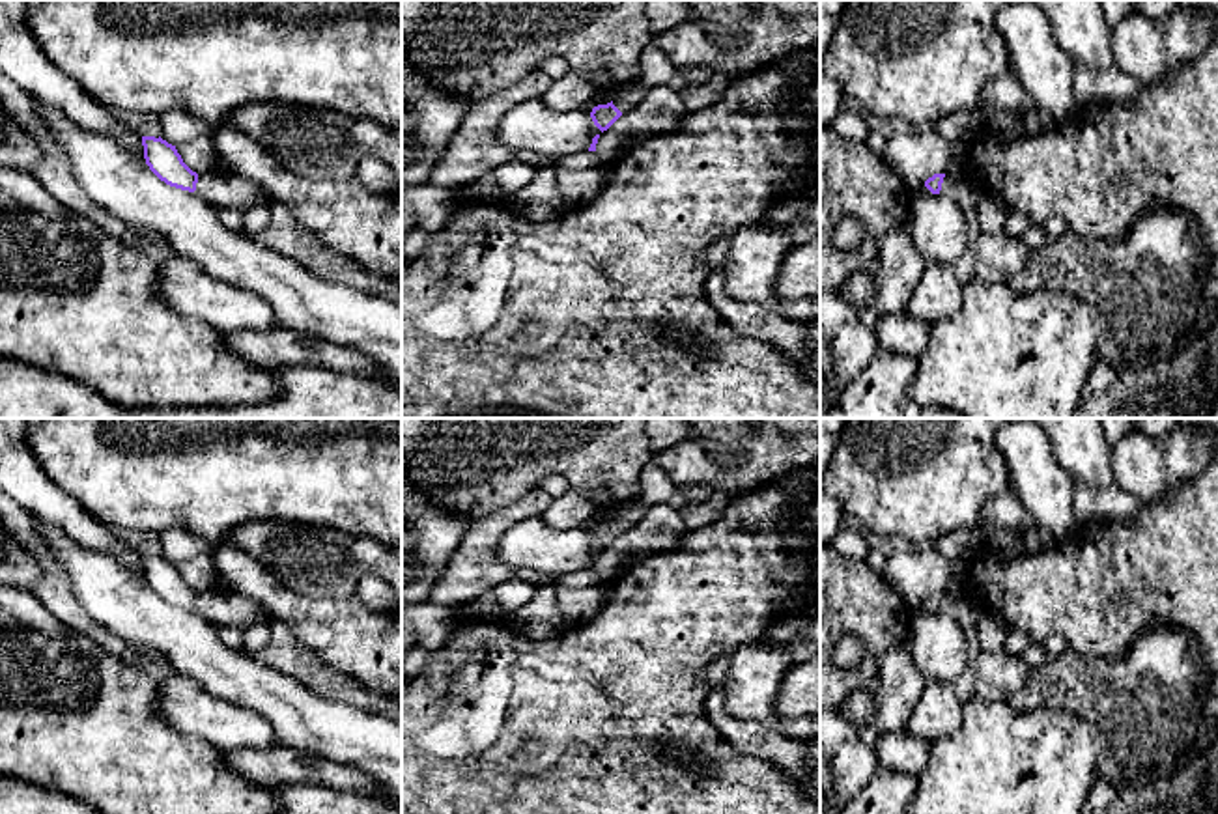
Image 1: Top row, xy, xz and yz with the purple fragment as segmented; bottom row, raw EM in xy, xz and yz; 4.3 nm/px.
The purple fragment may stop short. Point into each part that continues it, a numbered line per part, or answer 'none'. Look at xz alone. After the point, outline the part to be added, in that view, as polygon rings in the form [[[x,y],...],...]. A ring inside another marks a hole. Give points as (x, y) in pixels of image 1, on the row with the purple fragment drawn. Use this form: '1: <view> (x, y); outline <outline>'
1: xz (634, 94); outline [[[630,84],[624,91],[620,91],[613,105],[622,112],[622,116],[626,116],[630,110],[643,103],[644,95],[646,88]]]

